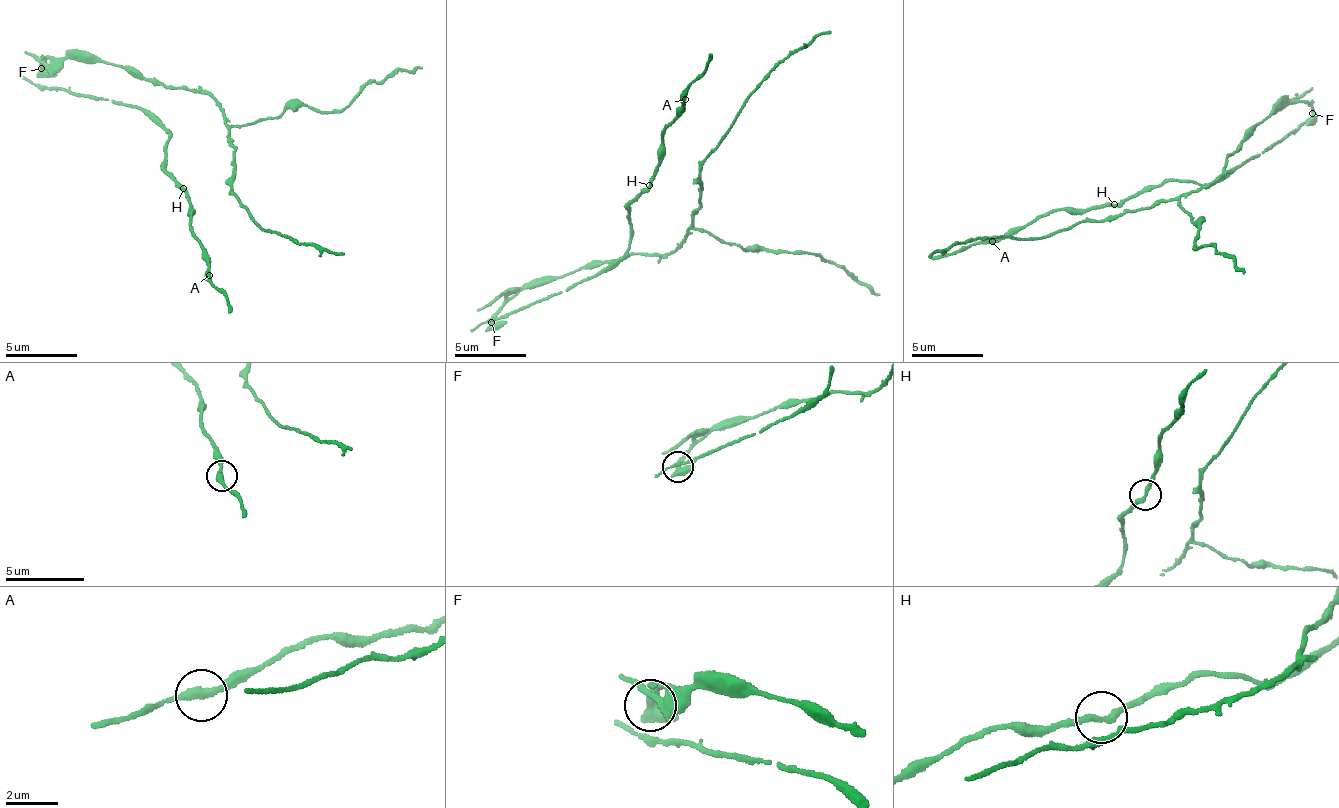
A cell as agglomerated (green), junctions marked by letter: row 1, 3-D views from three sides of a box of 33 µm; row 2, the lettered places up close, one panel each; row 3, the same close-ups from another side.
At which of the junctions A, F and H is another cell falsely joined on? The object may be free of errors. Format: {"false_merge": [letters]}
{"false_merge": ["F"]}

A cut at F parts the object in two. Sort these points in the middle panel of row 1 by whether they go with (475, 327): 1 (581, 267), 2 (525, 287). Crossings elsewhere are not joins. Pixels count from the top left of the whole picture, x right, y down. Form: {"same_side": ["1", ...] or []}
{"same_side": []}

